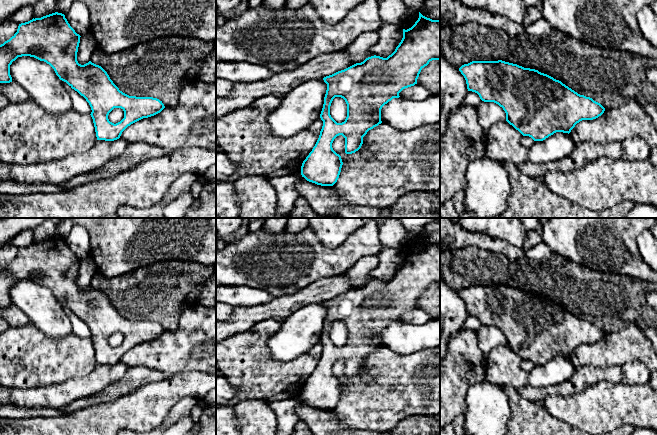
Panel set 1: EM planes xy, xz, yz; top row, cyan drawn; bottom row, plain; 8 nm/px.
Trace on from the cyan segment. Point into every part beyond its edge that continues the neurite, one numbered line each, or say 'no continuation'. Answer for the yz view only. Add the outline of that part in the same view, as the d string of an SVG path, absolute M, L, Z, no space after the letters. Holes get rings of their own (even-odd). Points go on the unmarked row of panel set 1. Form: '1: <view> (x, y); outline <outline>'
no continuation

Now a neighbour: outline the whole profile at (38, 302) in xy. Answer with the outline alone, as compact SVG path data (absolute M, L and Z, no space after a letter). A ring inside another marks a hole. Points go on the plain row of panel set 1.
M18 281L10 289L12 306L28 316L32 328L53 341L73 334L71 322L54 293L34 281Z

